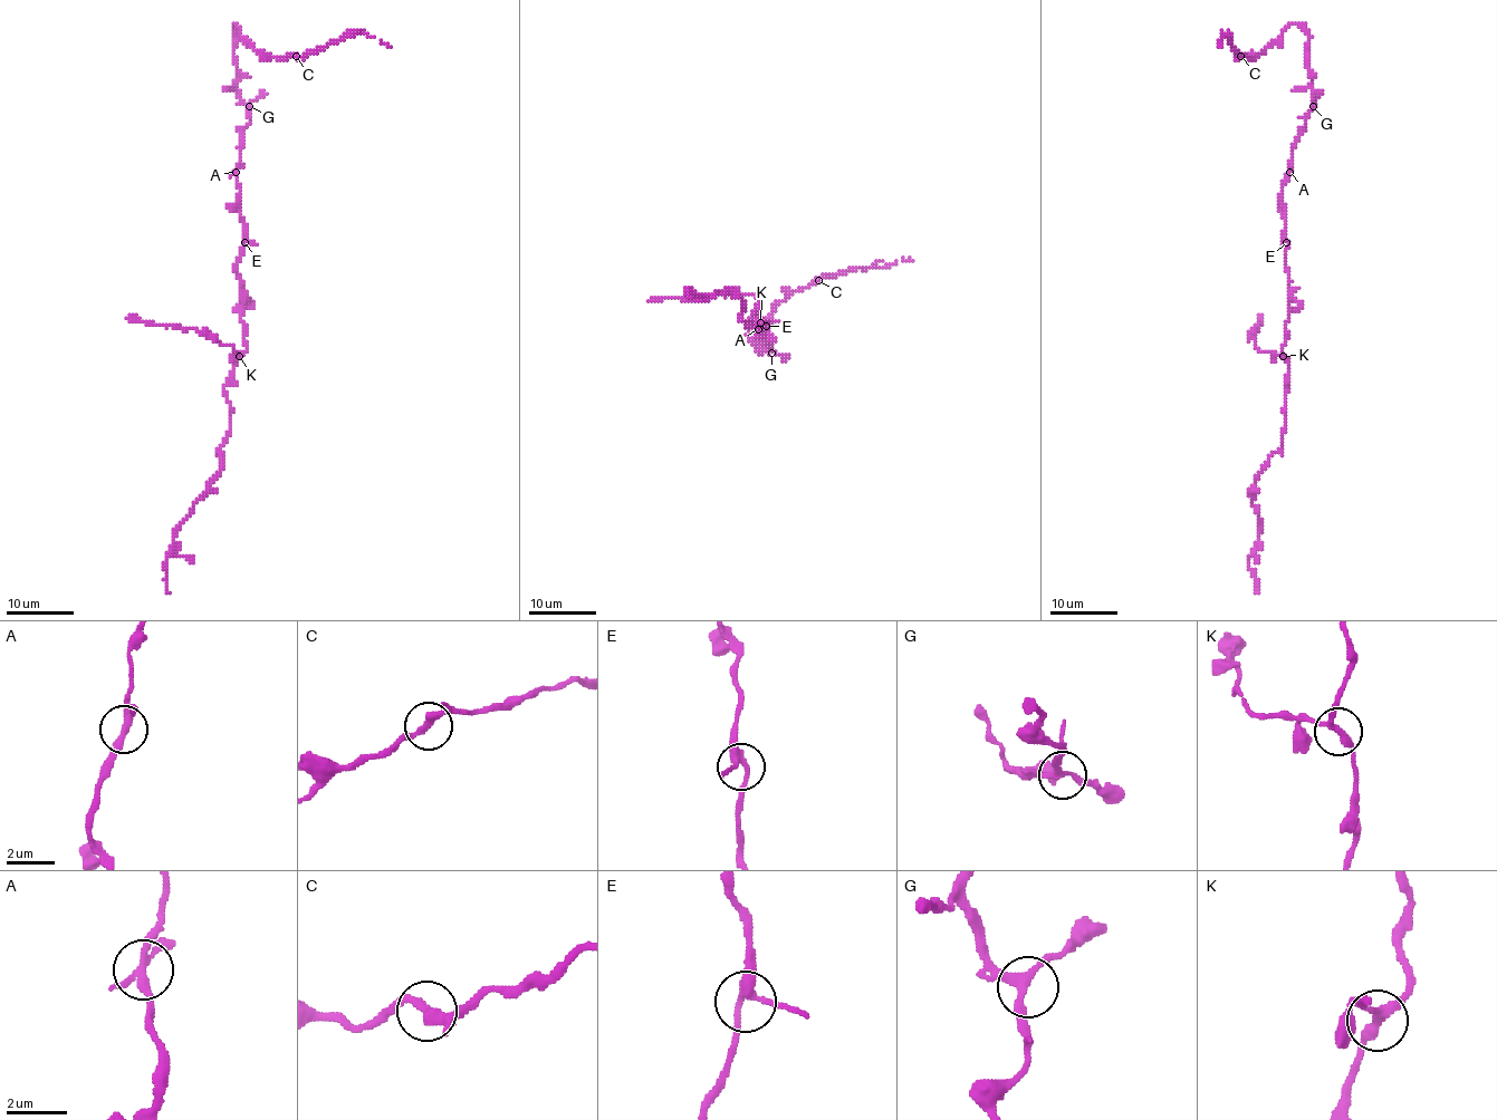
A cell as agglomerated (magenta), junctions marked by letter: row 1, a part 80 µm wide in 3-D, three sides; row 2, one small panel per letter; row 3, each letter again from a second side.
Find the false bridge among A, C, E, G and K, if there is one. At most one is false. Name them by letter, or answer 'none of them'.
none of them

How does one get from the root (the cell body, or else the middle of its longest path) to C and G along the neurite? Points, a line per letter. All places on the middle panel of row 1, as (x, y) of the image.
C: (765, 326), (761, 319), (758, 329), (771, 346), (759, 353), (761, 322), (779, 301), (818, 280)
G: (765, 326), (759, 322), (761, 319), (758, 329), (763, 330), (771, 353)

